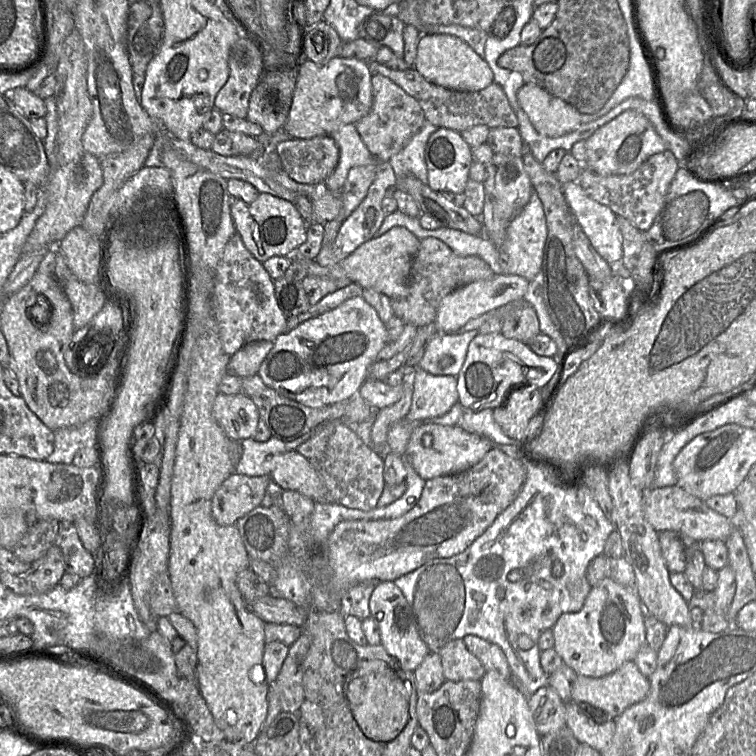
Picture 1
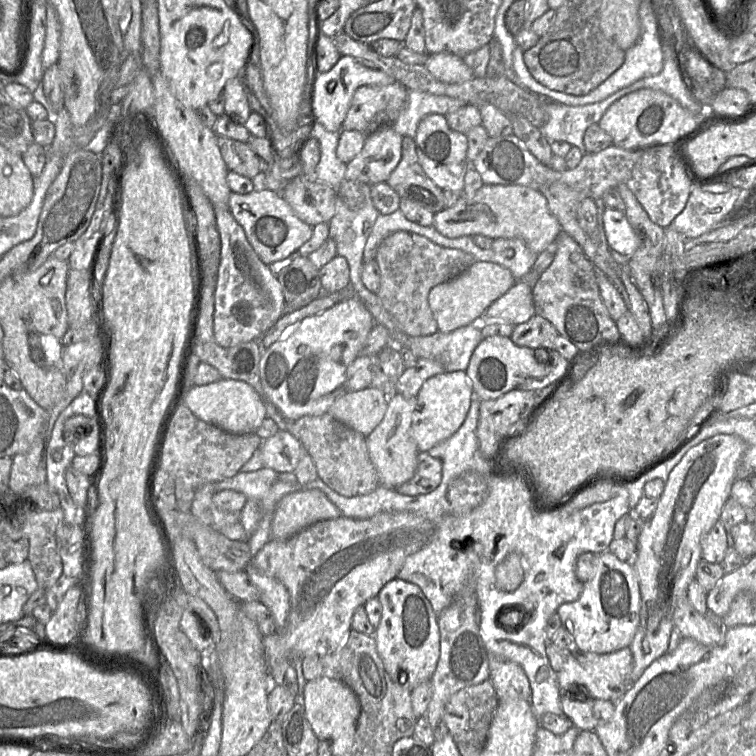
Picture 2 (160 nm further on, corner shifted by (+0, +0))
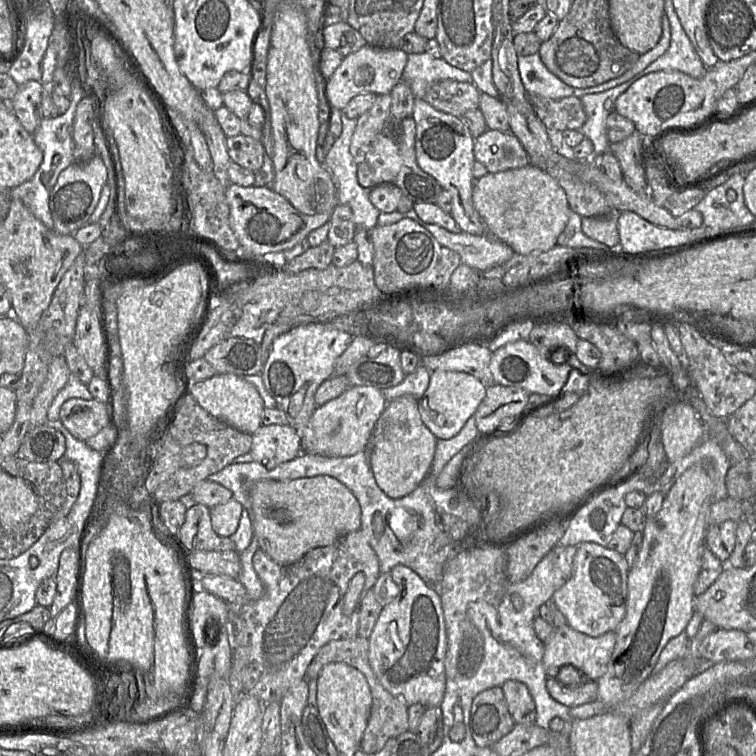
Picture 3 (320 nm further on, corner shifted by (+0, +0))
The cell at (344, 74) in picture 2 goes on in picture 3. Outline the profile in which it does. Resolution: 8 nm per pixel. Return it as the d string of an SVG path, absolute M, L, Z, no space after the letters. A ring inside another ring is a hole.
M366 44L358 51L343 58L343 61L326 81L326 97L331 108L341 111L348 102L362 93L389 94L401 80L406 67L408 54L400 49L376 47Z

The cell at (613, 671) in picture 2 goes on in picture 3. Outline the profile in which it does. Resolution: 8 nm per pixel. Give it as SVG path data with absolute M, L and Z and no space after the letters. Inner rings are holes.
M569 625L554 627L548 639L544 642L543 667L547 678L558 678L560 670L572 666L585 675L586 680L597 681L608 668L616 643L614 631L598 637L591 637L572 629Z

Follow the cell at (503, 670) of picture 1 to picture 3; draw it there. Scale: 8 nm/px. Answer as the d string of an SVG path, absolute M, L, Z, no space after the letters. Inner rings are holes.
M509 680L501 686L505 701L516 724L533 724L536 706L527 686L519 681Z

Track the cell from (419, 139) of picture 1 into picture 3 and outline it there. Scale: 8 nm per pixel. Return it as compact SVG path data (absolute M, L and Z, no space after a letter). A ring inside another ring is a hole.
M427 52L408 55L401 80L410 86L415 99L424 99L429 86L445 79L473 83L471 72L450 65L443 58L434 58Z

